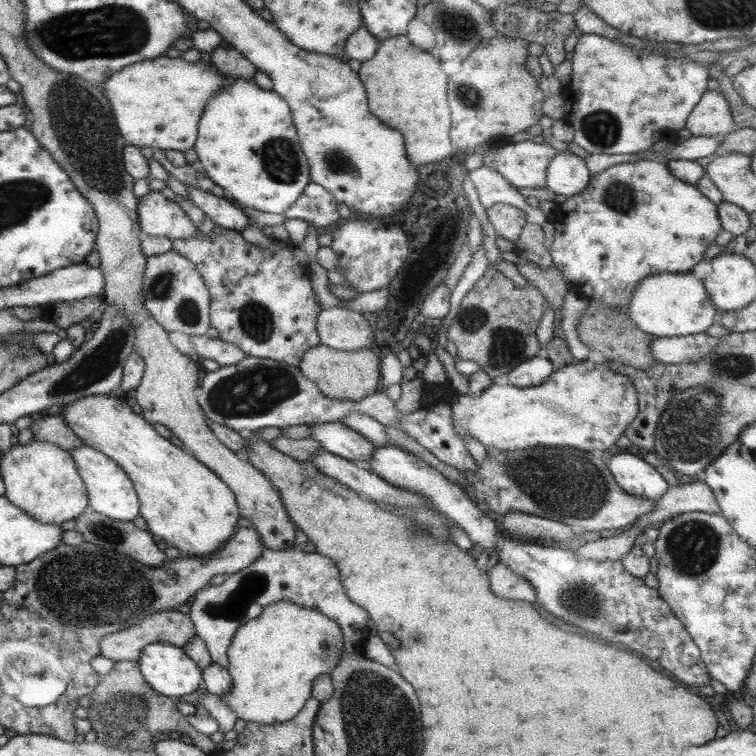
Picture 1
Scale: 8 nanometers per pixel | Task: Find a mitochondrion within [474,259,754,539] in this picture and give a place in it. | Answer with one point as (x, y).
(566, 487)

